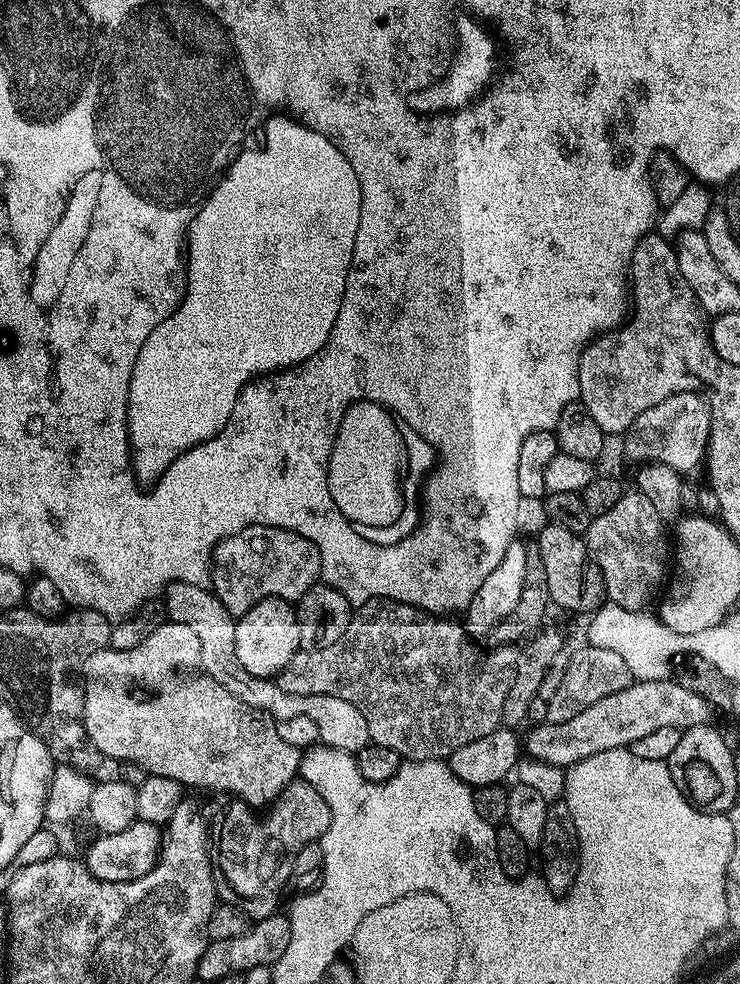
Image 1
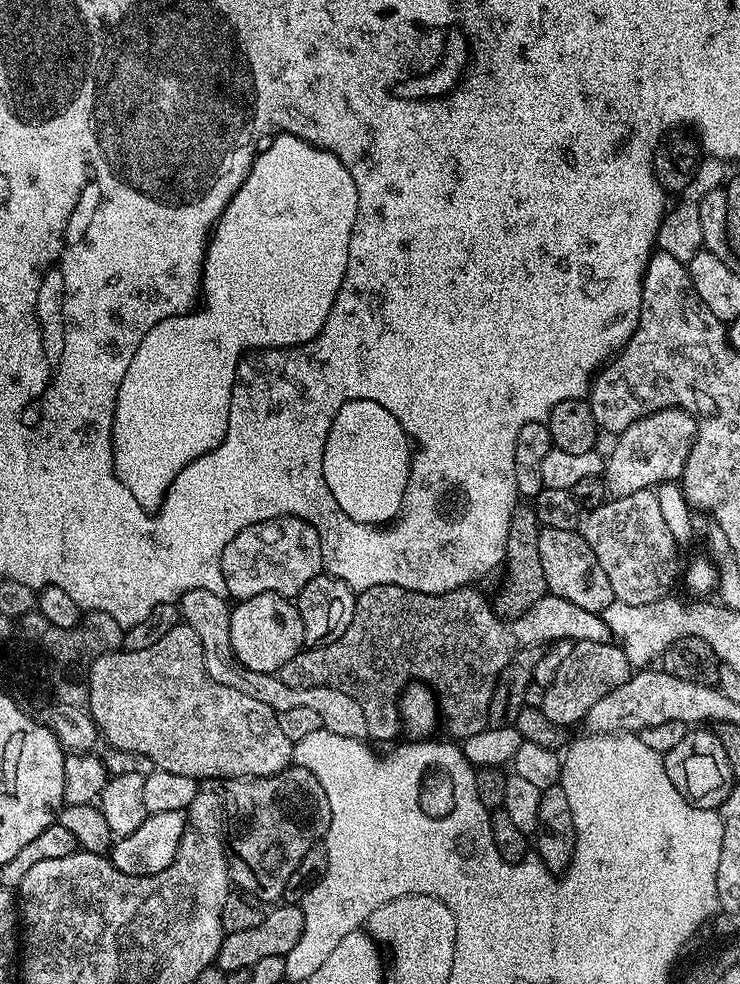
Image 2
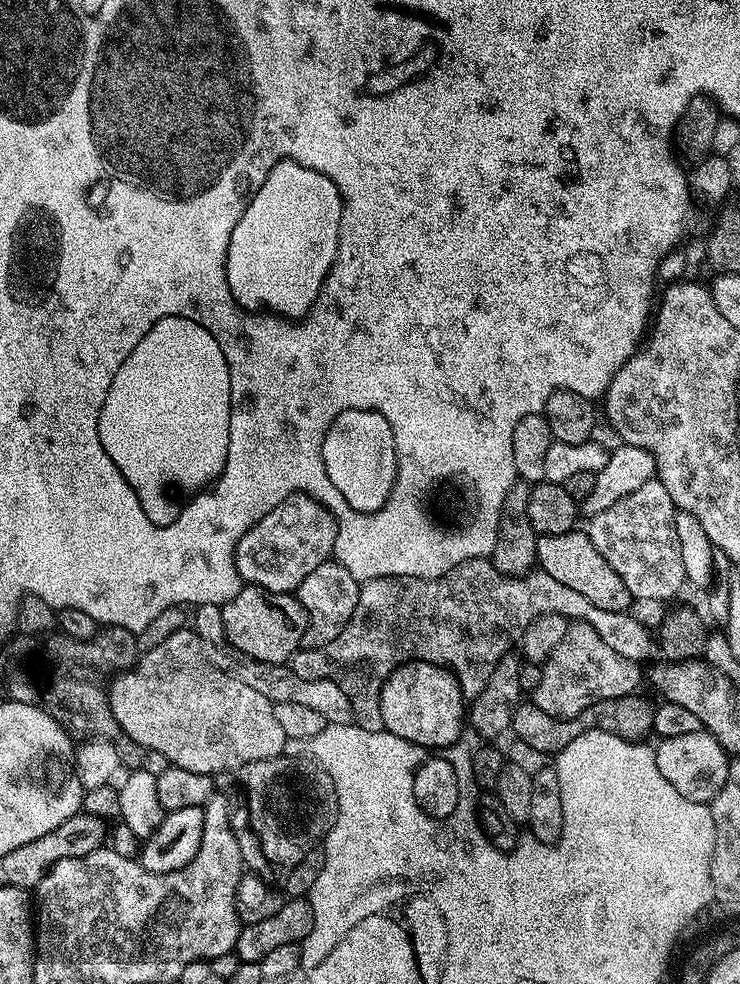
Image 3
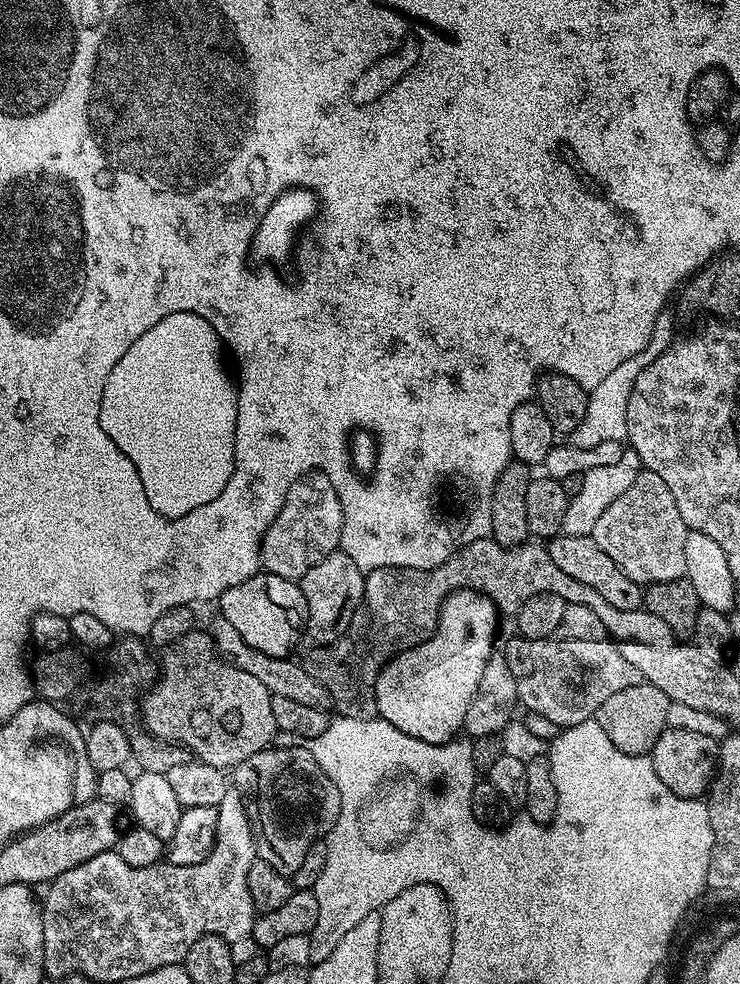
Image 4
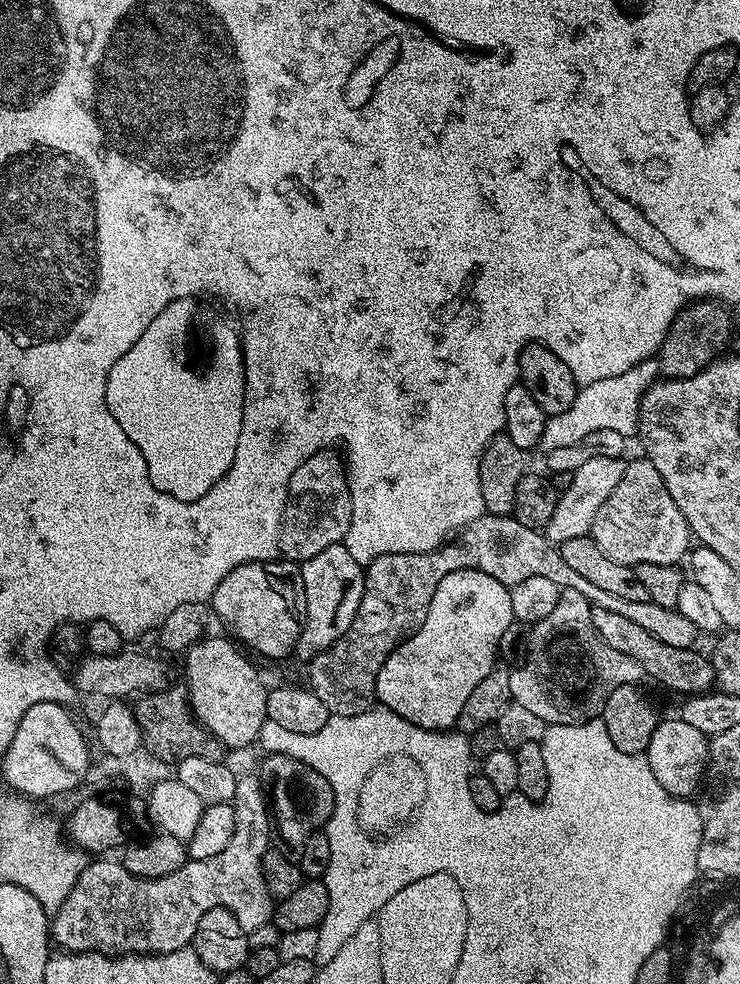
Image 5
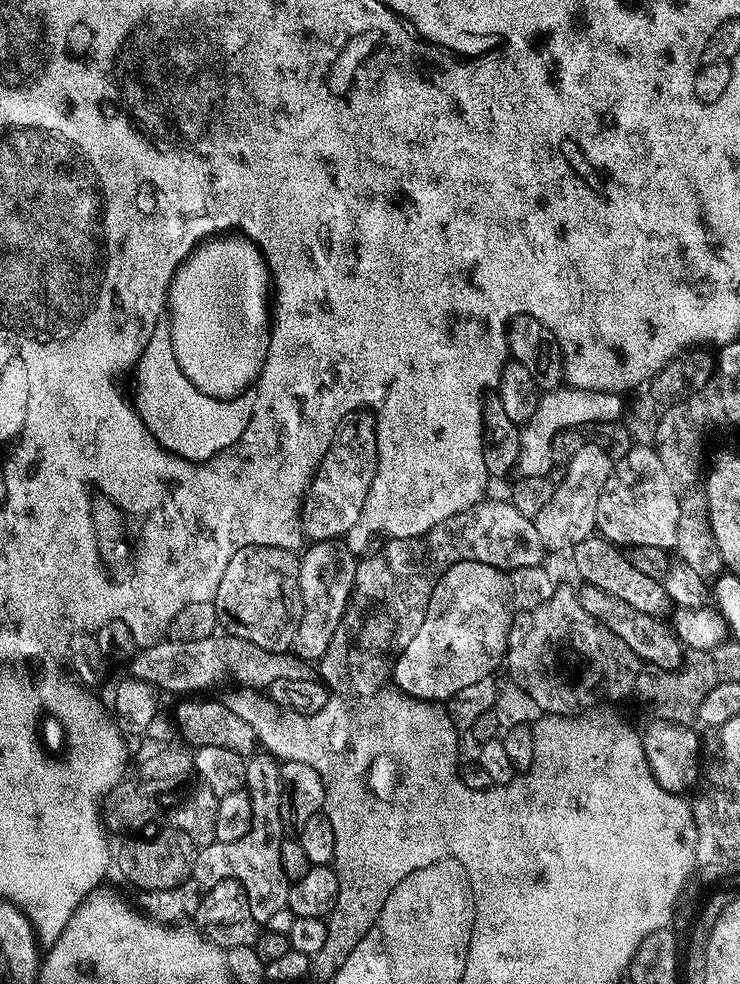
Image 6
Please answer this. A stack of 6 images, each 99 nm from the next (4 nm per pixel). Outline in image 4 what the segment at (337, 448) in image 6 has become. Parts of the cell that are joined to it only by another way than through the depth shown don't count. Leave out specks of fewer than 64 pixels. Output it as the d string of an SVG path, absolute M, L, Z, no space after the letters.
M319 470L298 477L290 486L274 522L260 540L263 571L299 582L310 566L318 566L322 558L341 547L343 529L344 511L340 505L340 494L334 490L330 478Z

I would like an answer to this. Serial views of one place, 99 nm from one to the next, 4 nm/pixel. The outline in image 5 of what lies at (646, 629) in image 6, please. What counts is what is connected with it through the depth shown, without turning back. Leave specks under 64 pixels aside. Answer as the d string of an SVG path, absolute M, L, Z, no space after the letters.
M593 608L592 617L601 638L610 646L614 646L614 650L618 650L618 654L626 654L626 658L634 658L634 662L638 662L638 666L642 666L645 677L653 676L662 687L669 688L672 692L699 694L713 691L716 675L712 669L712 661L705 653L703 656L702 653L696 652L695 647L666 646L666 642L662 642L658 638L654 638L654 634L642 630L642 626L601 608Z

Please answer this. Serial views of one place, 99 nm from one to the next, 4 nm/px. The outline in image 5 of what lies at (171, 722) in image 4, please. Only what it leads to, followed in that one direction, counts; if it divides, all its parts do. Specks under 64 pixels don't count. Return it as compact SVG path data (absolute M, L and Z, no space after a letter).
M205 635L203 640L199 640L182 656L182 680L188 689L191 713L196 722L212 733L214 739L225 749L248 748L259 741L262 726L268 721L268 688L260 677L259 670L243 656L245 653L227 635L212 635Z

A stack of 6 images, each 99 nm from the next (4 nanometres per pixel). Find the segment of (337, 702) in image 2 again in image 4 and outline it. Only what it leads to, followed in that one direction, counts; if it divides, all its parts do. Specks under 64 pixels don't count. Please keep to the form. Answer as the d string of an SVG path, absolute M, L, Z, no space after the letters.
M219 614L213 616L210 635L216 643L217 652L228 663L238 670L246 670L246 674L258 678L258 682L262 682L262 686L266 686L266 690L273 696L291 698L294 702L303 702L304 705L314 706L315 708L327 709L331 705L332 699L326 690L326 686L322 686L322 682L318 682L318 678L314 678L303 663L295 664L295 659L262 654L262 650L254 650L254 646L246 646L242 634L238 634L238 630L234 630L234 626L230 626L230 622L226 622L224 616Z

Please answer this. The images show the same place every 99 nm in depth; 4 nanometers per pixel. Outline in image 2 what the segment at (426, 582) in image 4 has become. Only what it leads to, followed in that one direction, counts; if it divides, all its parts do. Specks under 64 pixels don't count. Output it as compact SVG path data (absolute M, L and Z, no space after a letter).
M370 586L370 590L357 595L354 618L350 626L346 626L346 634L329 644L308 646L294 654L294 658L290 658L290 662L280 668L280 680L291 688L333 688L342 690L342 694L350 694L350 698L362 706L362 714L366 714L368 736L371 739L392 741L402 732L400 695L413 682L426 684L436 693L442 705L443 727L448 727L449 734L453 736L449 737L453 741L463 742L489 727L488 711L492 709L496 683L500 681L505 668L517 659L516 651L519 648L532 648L535 644L544 646L560 639L603 644L613 639L601 613L582 610L582 606L566 602L566 598L546 594L522 615L505 618L496 614L490 600L478 589L469 586L441 596L427 596L402 586Z

